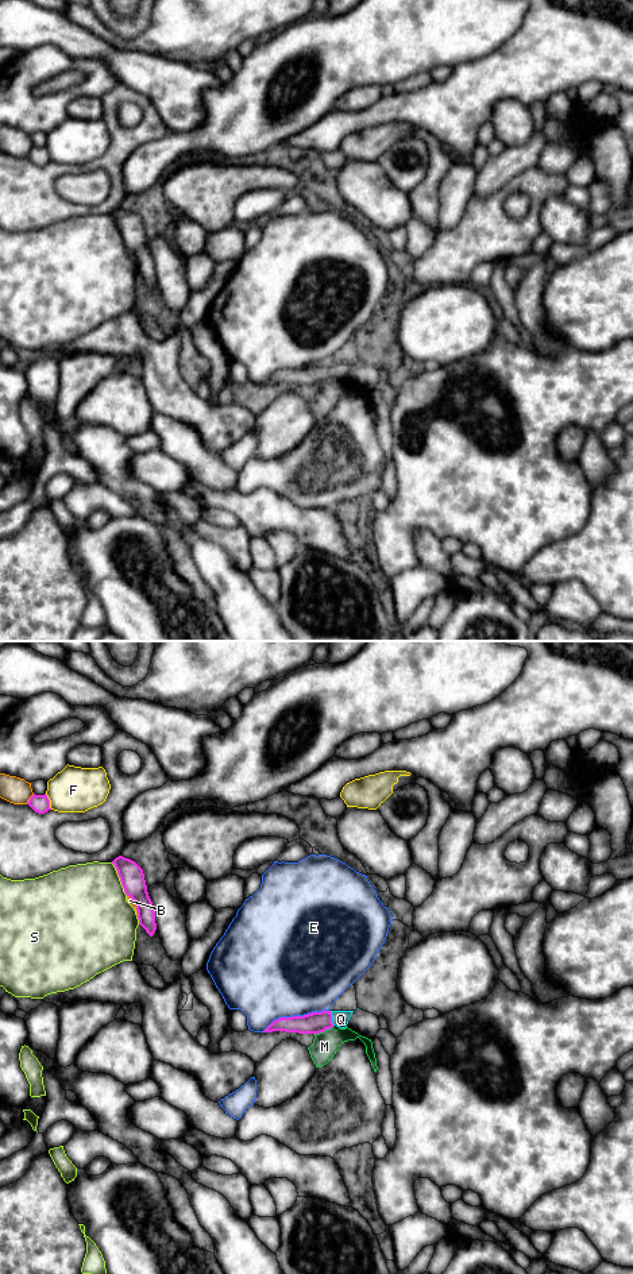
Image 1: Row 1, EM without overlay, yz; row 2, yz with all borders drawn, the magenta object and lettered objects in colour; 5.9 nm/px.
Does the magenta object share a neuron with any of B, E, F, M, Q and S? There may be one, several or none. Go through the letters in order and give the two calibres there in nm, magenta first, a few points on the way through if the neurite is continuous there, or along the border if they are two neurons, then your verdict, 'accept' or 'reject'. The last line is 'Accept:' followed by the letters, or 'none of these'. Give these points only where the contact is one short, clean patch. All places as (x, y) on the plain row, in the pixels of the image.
B: 110 nm thick on the magenta side, 160 nm on the other; reject
E: 130 nm thick on the magenta side, 500 nm on the other; reject
F: 110 nm thick on the magenta side, 280 nm on the other; reject
M: 130 nm thick on the magenta side, 150 nm on the other; border along yz (332, 378), (313, 386); reject
Q: 130 nm thick on the magenta side, 100 nm on the other; runs through yz (313, 375), (331, 370), (340, 371); accept
S: 150 nm thick on the magenta side, 480 nm on the other; reject
Accept: Q

